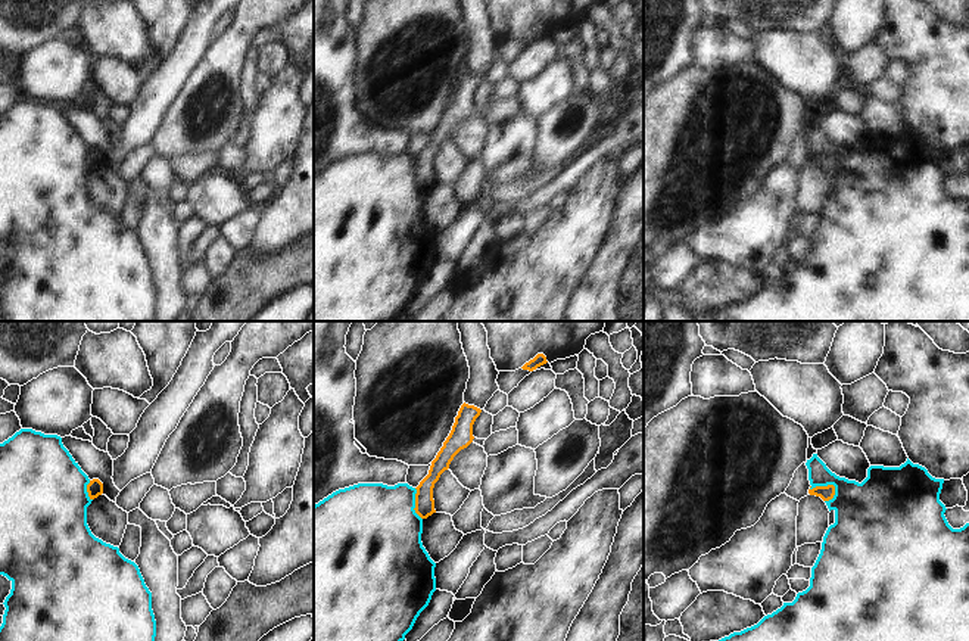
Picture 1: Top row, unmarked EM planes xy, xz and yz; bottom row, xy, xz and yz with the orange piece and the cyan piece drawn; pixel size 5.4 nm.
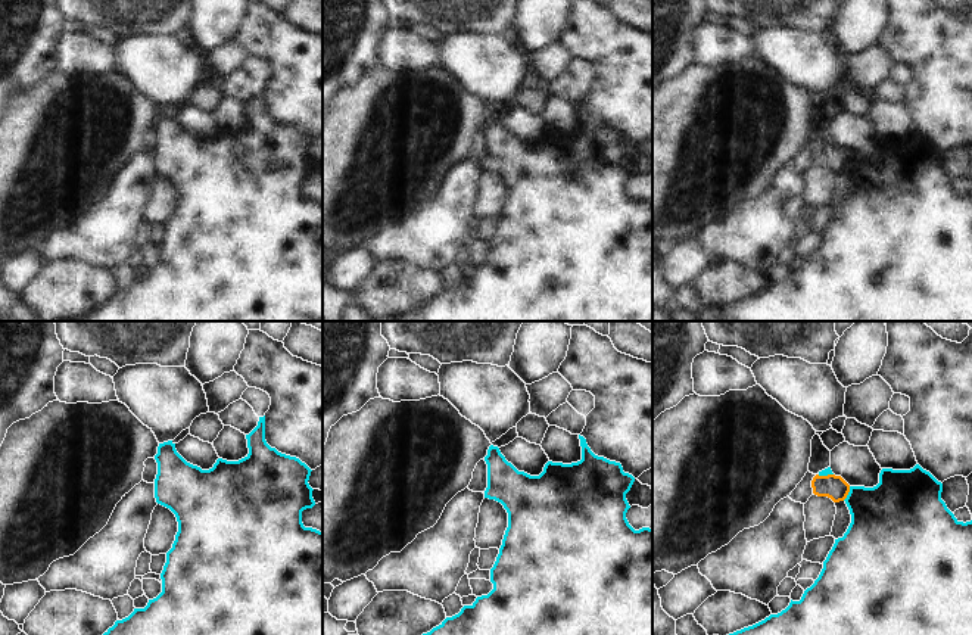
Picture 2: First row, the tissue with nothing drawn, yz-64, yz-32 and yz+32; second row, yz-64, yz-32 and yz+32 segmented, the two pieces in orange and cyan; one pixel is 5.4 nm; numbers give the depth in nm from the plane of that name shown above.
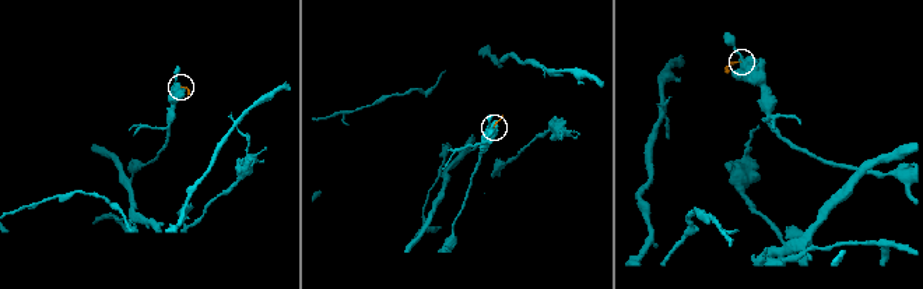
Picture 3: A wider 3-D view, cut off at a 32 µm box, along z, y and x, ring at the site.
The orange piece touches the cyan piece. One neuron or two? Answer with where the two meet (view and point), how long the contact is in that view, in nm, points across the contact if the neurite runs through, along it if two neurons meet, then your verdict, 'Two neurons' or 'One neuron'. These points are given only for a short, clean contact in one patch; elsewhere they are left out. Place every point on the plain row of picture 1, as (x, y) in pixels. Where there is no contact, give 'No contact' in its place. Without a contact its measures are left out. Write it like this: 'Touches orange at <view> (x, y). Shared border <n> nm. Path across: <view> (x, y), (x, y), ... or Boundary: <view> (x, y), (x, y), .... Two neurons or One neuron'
Touches orange at yz (826, 156). Shared border 150 nm. Boundary: yz (810, 156), (832, 155), (835, 164). Two neurons.

